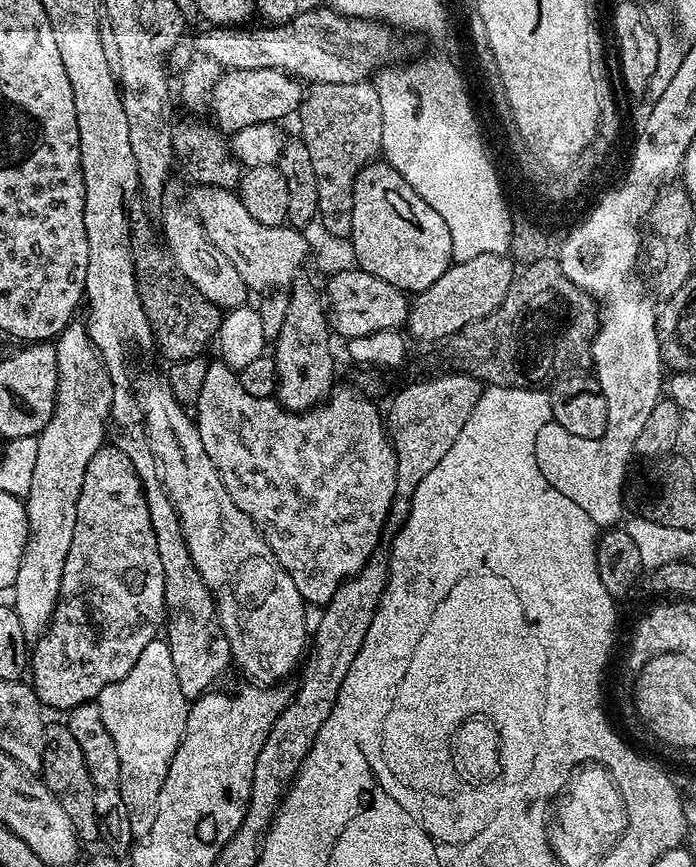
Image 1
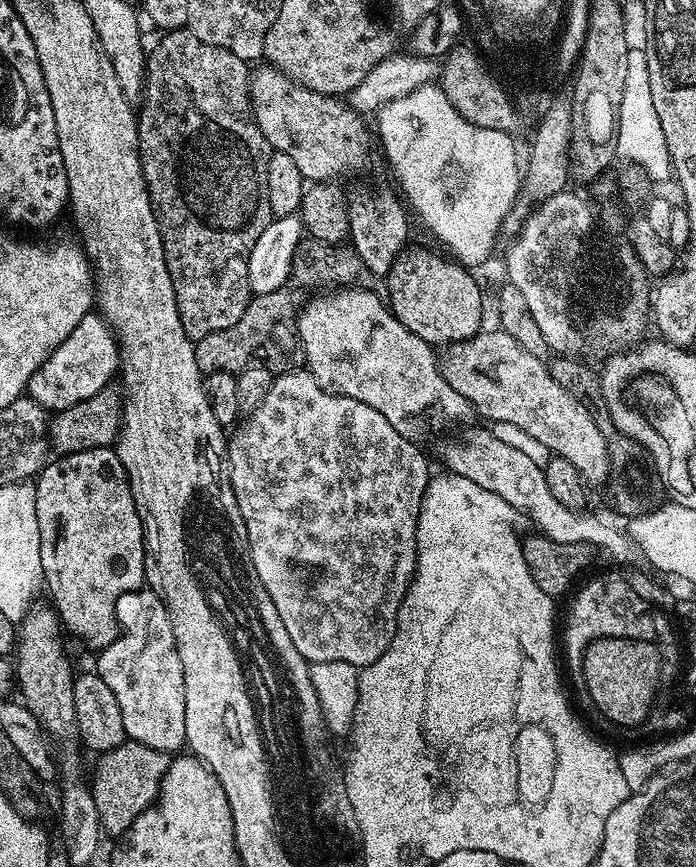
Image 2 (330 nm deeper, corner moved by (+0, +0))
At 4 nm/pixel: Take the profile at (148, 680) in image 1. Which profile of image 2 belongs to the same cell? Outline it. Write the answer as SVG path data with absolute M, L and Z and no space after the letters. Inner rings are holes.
M151 590L127 592L116 603L116 621L122 634L102 649L94 668L118 698L124 735L159 752L179 753L186 744L184 671L164 599Z

